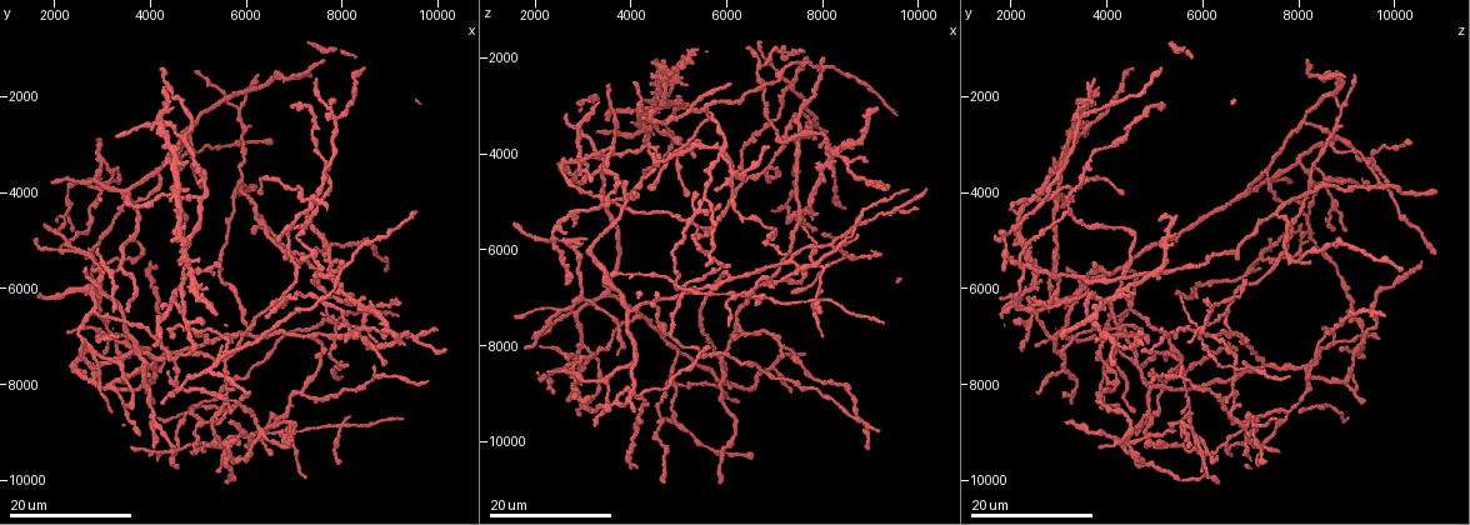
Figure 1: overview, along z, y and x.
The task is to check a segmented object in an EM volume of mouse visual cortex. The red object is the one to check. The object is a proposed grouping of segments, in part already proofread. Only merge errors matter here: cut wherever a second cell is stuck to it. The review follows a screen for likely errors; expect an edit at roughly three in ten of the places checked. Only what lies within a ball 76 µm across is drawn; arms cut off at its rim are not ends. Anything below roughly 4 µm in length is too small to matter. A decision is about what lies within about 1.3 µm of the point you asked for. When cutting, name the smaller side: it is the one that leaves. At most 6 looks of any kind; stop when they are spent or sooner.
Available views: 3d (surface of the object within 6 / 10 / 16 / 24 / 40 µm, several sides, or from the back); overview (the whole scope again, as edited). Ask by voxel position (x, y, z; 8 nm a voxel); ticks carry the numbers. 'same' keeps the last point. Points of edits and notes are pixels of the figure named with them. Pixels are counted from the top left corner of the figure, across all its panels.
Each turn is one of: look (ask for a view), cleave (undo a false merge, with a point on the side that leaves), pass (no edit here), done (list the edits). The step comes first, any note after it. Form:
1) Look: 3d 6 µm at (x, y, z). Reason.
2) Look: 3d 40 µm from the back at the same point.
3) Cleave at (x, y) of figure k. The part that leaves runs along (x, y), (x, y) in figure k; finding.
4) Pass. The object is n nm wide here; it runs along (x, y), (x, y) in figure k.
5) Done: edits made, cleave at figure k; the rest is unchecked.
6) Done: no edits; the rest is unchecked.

Look: 3d 16 µm at (8450, 6500, 6200). Three-way junction.

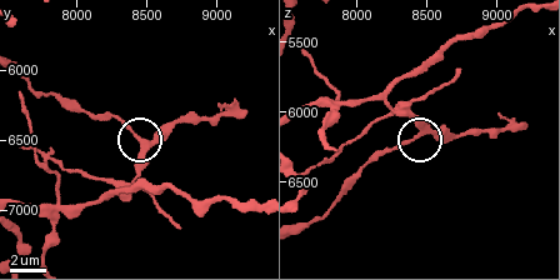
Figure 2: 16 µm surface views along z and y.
Look: 3d 6 µm at (8500, 6520, 6120).

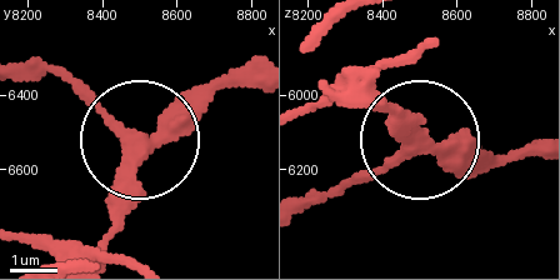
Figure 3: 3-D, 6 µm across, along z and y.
Pass. It runs along (364, 89), (423, 141), (515, 161) in figure 3; all the same cell.

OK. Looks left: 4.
Look: 3d 24 µm at (7850, 6900, 5900). Thin arm on a thick one.

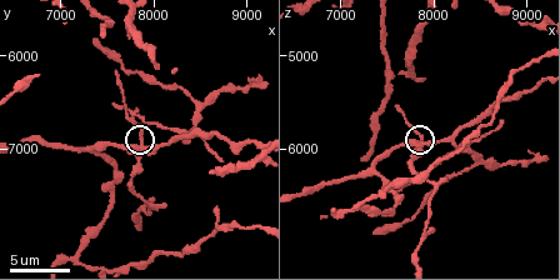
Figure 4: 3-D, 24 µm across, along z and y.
Look: 3d 10 µm at the same point.

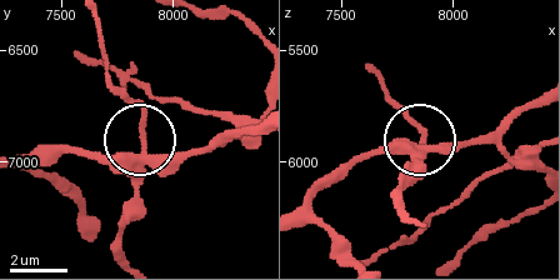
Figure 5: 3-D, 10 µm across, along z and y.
Cleave at (139, 201) of figure 5. The side arm is 8 µm long; the part that leaves runs along (144, 163), (125, 254) in figure 5; two cells meet here.

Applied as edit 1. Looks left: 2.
Done: edits made, cleave at figure 5; the rest is unchecked.

